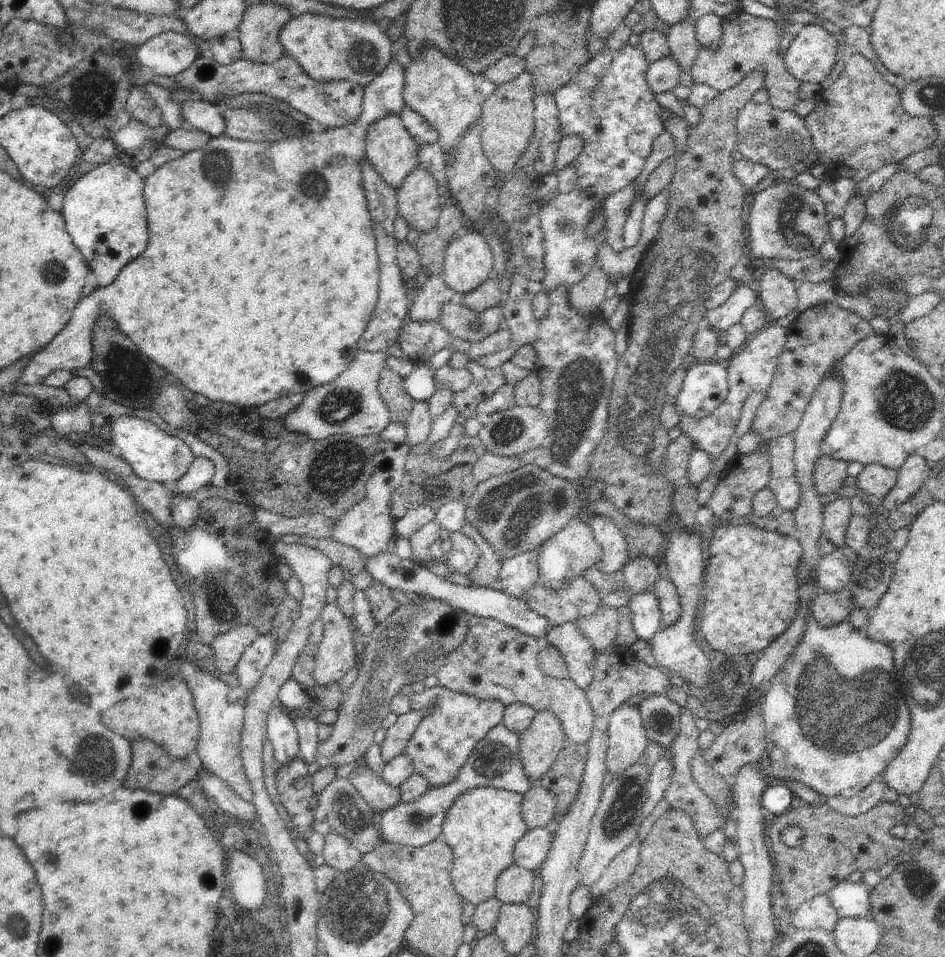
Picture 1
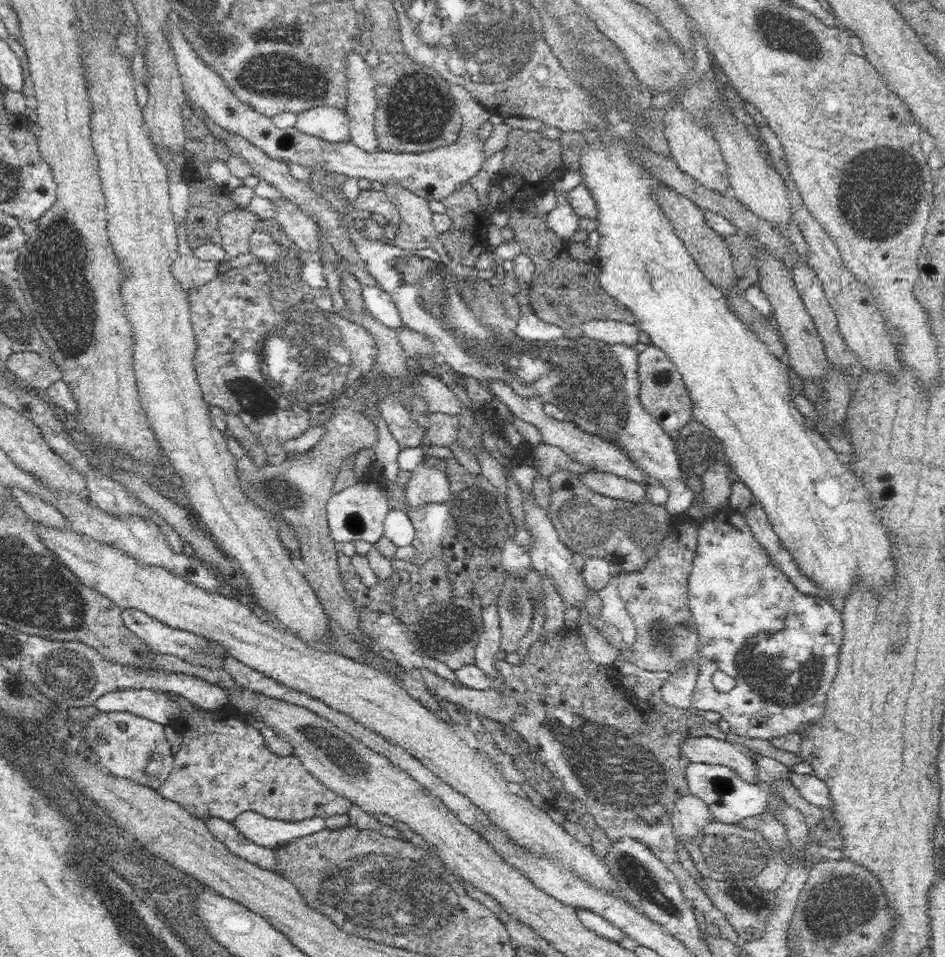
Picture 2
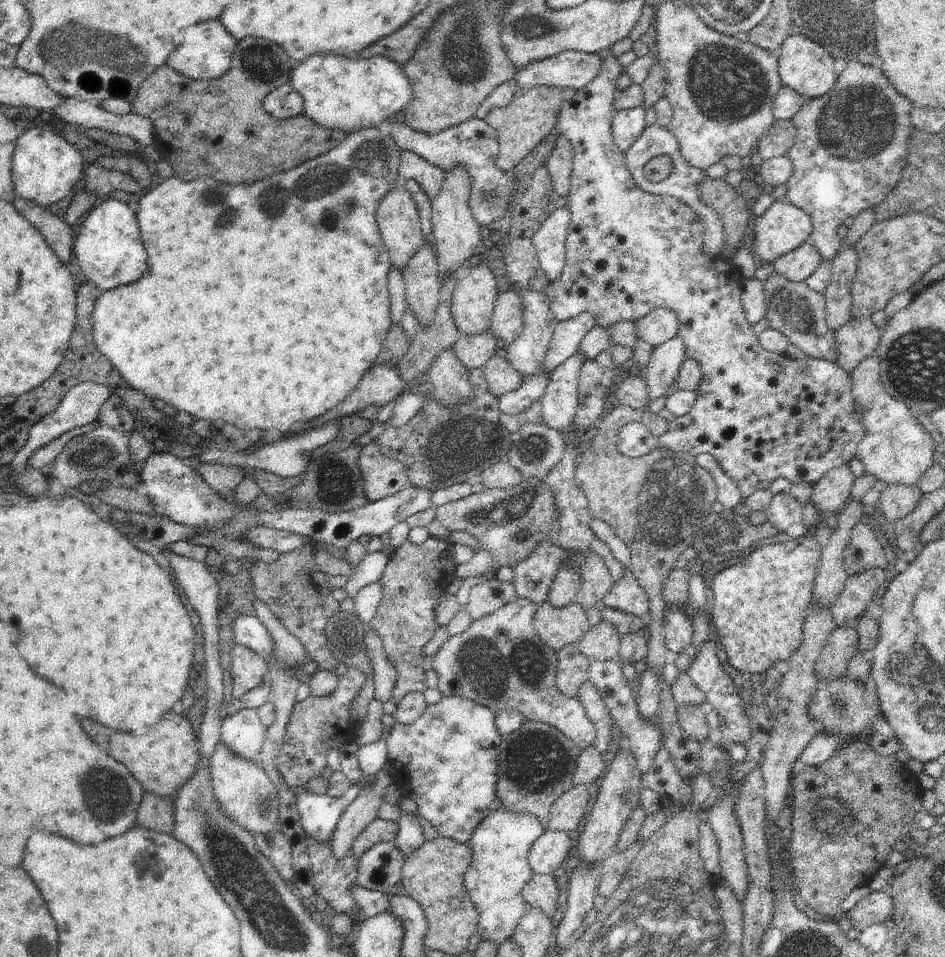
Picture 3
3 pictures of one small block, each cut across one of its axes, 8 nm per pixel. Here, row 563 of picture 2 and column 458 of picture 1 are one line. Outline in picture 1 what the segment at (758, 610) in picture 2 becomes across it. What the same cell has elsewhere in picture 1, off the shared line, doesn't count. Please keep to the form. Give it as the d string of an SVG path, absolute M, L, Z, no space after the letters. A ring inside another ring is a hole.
M441 685L425 689L422 694L410 695L410 698L411 708L424 710L426 714L410 738L404 753L411 759L414 771L428 780L428 789L453 782L472 750L494 726L503 722L505 707L502 702L482 701L453 692Z

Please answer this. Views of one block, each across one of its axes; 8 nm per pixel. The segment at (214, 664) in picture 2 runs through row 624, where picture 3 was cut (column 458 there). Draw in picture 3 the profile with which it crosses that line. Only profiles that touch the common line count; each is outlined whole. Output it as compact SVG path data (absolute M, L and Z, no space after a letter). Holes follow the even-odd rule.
M473 117L458 126L446 128L438 134L426 134L426 132L418 132L410 128L408 124L394 122L394 119L391 119L386 120L381 129L394 138L401 152L414 152L433 166L439 167L444 173L454 170L456 166L466 166L472 188L470 193L472 216L476 218L476 222L480 224L485 235L487 235L487 226L490 226L492 222L495 222L500 232L503 232L504 225L510 221L507 218L508 204L512 202L510 196L514 196L517 190L516 182L519 180L516 178L511 180L508 171L504 172L496 168L496 158L499 154L498 131L488 122Z

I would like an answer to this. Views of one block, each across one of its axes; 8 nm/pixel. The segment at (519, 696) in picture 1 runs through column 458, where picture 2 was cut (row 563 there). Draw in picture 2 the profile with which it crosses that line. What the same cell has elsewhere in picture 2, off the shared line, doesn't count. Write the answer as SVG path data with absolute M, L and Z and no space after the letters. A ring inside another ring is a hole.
M670 515L669 533L663 538L656 558L646 562L640 571L618 574L618 593L634 622L636 642L631 651L633 662L642 669L673 673L686 662L698 665L699 633L687 600L687 586L697 552L698 528L696 521L682 521Z

